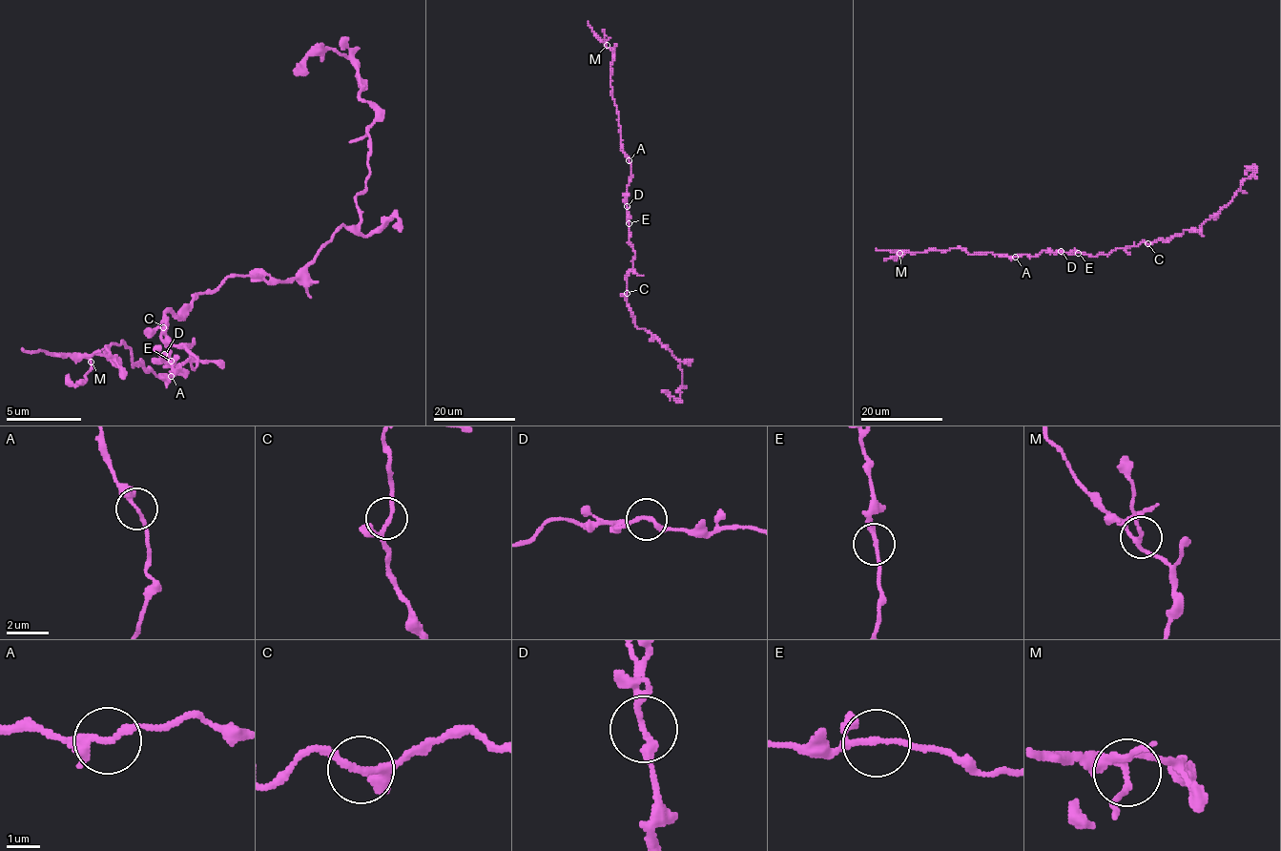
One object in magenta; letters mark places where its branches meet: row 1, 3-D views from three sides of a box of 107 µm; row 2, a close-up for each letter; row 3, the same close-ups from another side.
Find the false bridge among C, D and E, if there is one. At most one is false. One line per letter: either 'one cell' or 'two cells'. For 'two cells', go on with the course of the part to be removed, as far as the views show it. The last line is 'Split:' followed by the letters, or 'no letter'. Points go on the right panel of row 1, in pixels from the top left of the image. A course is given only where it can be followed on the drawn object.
C: one cell
D: one cell
E: one cell
Split: no letter

